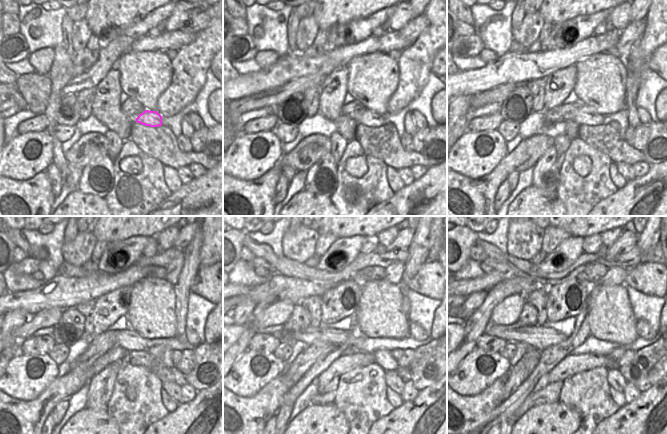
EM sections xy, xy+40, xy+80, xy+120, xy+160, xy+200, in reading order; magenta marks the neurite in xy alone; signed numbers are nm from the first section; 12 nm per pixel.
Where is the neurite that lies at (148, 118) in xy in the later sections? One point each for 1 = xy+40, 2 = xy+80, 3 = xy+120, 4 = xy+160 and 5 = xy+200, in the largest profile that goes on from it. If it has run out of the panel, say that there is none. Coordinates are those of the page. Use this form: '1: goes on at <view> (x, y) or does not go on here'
1: goes on at xy+40 (369, 118)
2: goes on at xy+80 (560, 113)
3: goes on at xy+120 (112, 338)
4: goes on at xy+160 (330, 339)
5: goes on at xy+200 (538, 337)

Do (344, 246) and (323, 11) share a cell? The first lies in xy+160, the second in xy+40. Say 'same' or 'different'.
different

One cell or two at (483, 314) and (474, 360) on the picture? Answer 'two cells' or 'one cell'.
two cells

